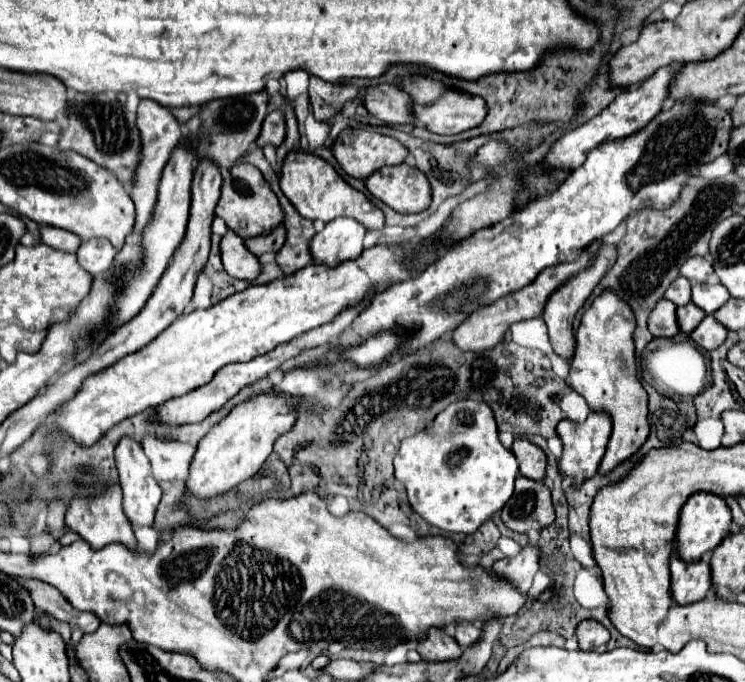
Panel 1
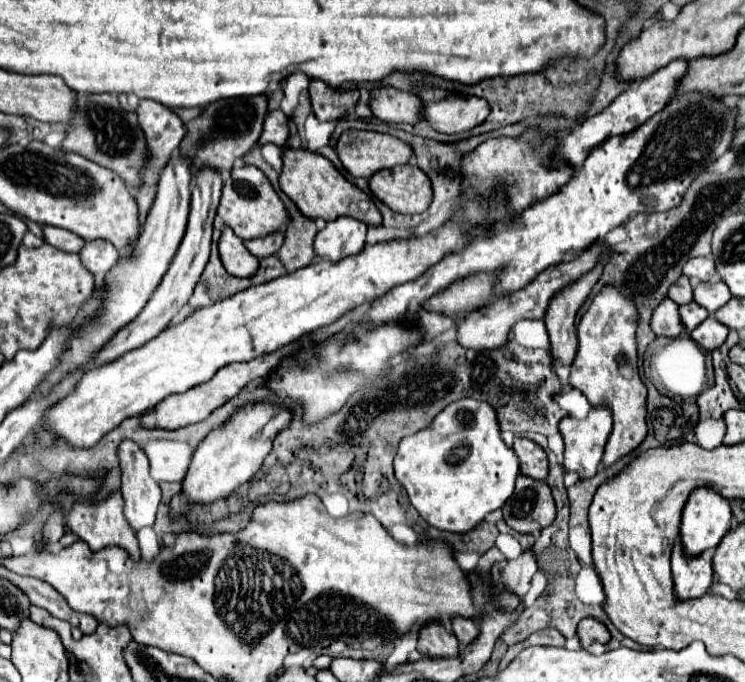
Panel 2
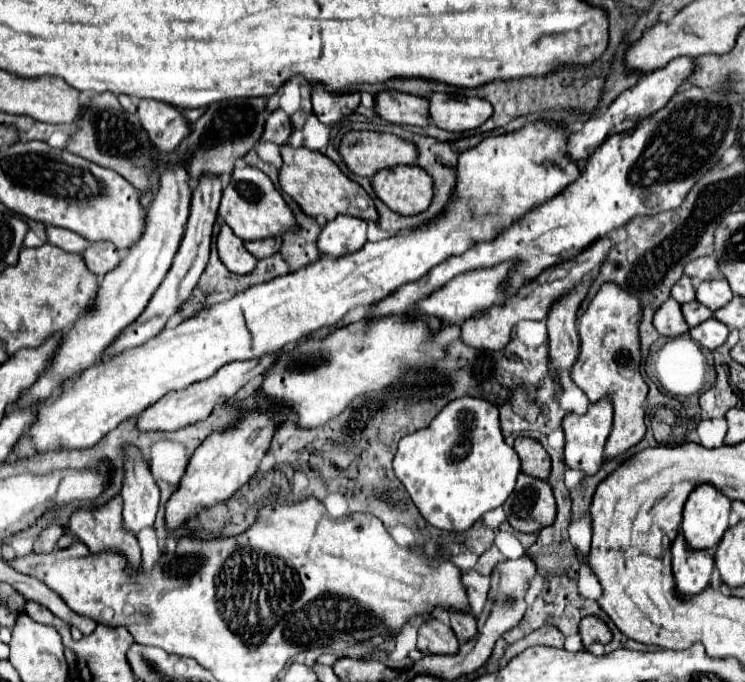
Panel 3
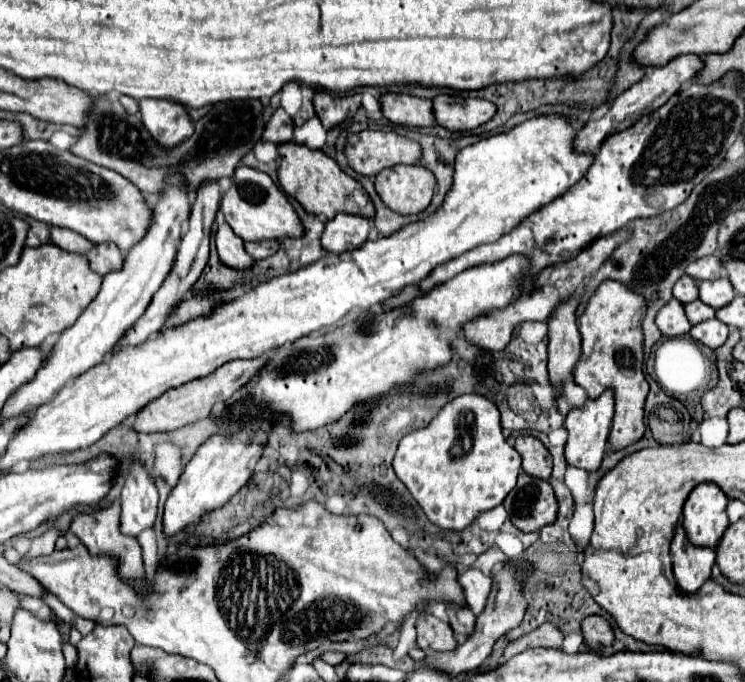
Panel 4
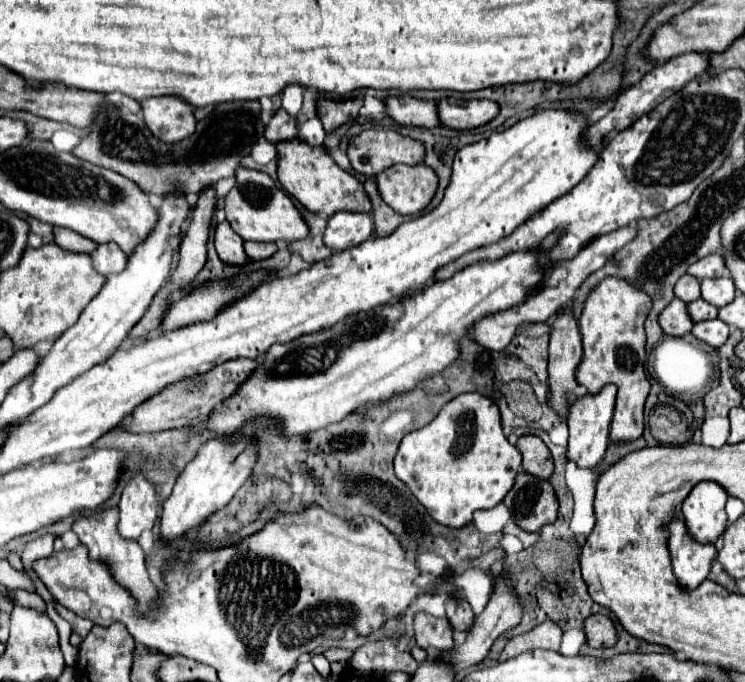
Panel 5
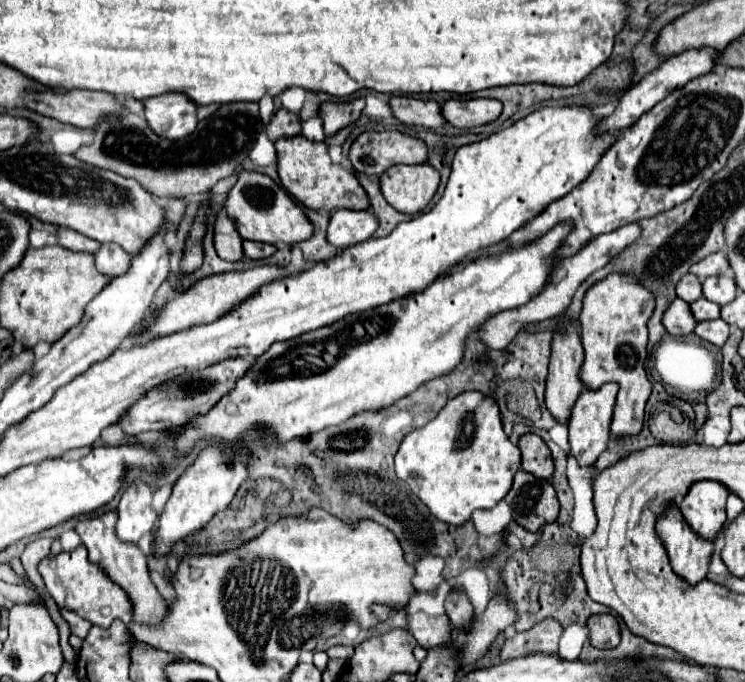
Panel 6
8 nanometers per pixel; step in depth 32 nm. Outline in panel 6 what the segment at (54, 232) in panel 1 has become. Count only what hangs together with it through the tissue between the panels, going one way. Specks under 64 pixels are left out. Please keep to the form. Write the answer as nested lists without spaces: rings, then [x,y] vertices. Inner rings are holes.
[[[58,228],[58,244],[68,248],[68,250],[76,250],[76,252],[96,252],[100,248],[100,242],[86,238],[70,228]]]

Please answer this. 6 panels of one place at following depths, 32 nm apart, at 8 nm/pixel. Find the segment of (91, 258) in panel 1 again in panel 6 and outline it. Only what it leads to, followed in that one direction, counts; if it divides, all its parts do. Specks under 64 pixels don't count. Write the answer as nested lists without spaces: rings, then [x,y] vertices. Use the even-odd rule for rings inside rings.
[[[104,244],[98,252],[94,252],[94,264],[100,274],[118,276],[128,270],[132,256],[126,254],[118,244]]]

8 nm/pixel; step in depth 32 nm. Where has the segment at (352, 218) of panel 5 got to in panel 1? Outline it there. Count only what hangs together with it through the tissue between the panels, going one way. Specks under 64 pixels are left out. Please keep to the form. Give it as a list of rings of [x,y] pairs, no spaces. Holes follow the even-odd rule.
[[[336,218],[310,240],[310,256],[314,262],[326,264],[330,268],[342,264],[344,260],[354,260],[362,252],[364,234],[364,226],[360,226],[356,220]]]

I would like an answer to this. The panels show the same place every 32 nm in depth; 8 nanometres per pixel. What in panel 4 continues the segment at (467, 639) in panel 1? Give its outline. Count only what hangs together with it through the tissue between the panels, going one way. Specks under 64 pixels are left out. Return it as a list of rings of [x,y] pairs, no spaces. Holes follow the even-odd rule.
[[[446,606],[448,610],[448,618],[450,618],[450,626],[456,634],[462,634],[462,636],[470,636],[474,632],[474,622],[476,622],[476,616],[472,614],[472,610],[466,606],[458,608],[458,606]]]

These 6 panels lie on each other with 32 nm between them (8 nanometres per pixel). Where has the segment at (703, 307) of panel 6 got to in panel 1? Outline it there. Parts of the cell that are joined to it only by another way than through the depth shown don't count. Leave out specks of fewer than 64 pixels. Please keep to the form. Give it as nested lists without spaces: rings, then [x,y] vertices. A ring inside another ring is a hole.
[[[692,302],[676,308],[676,320],[678,320],[678,328],[680,328],[682,334],[690,334],[700,324],[700,320],[704,316],[706,316],[704,310],[696,308],[696,304],[692,304]]]

